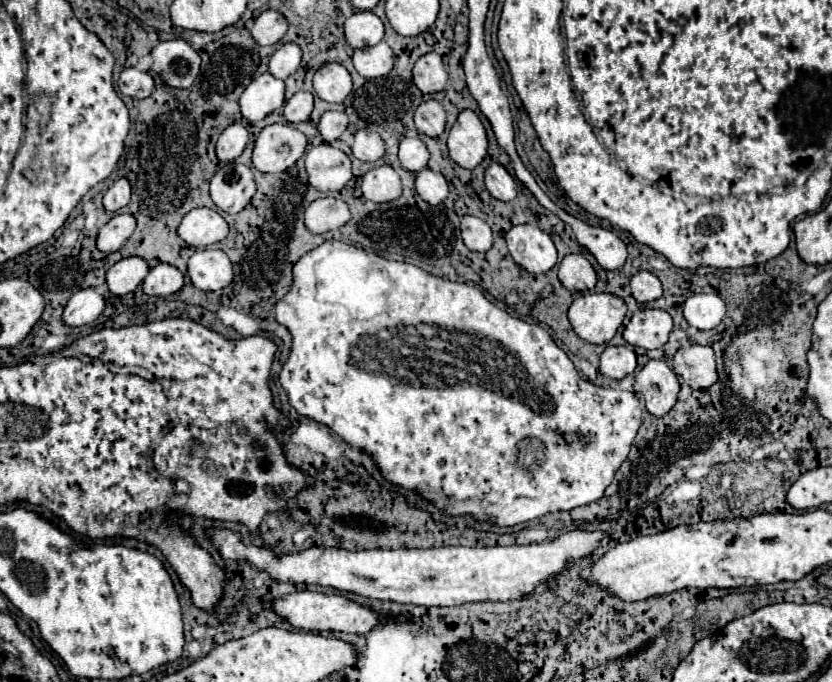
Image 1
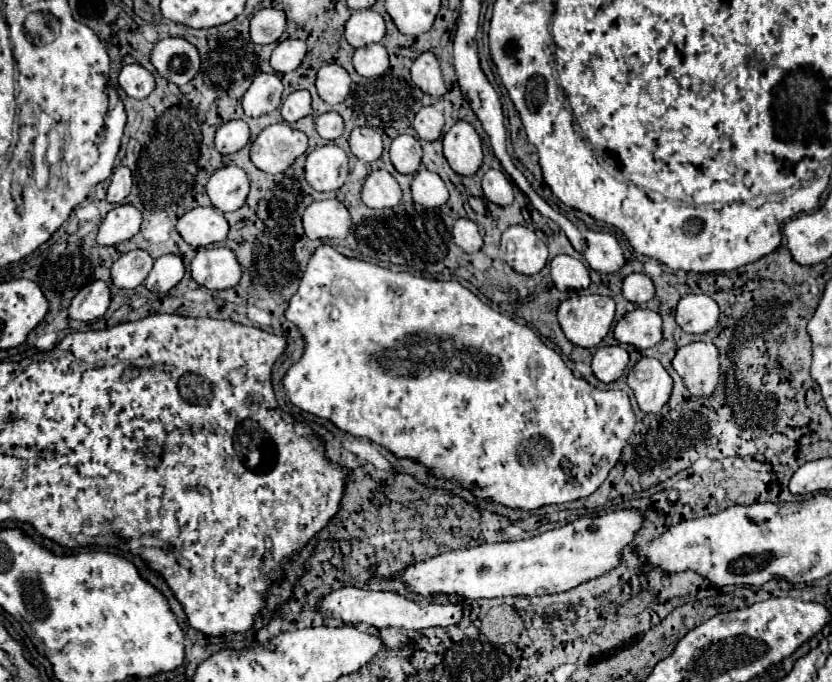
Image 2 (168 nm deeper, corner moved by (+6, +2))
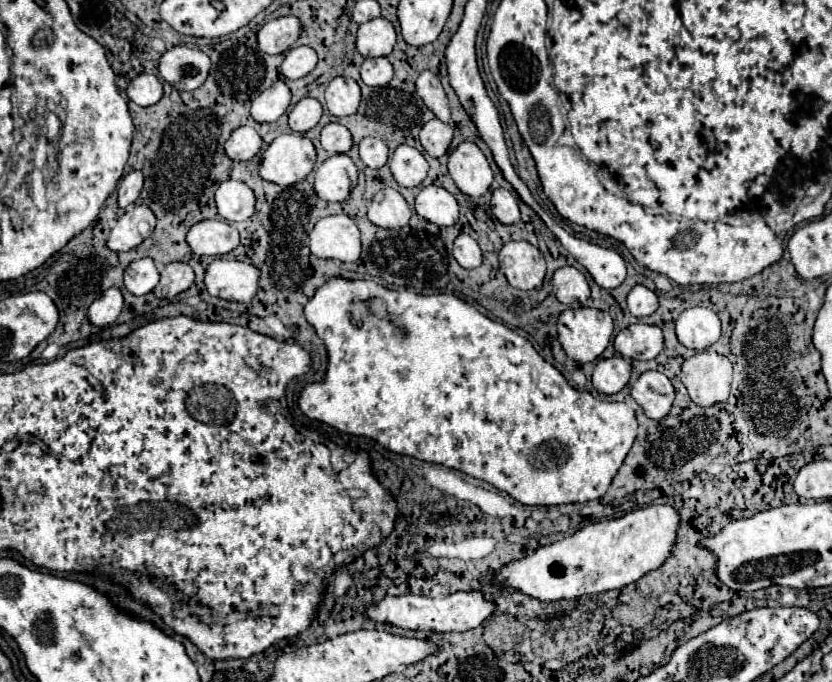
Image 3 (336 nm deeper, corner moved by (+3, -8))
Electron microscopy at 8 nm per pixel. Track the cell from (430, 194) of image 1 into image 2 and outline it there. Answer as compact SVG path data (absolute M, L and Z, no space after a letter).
M422 169L412 181L412 199L426 209L442 207L448 201L448 189L438 173Z

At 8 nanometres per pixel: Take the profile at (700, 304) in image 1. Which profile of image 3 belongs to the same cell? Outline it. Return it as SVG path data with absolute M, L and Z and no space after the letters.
M709 307L685 309L675 321L677 339L689 347L703 351L721 337L721 321L717 313Z

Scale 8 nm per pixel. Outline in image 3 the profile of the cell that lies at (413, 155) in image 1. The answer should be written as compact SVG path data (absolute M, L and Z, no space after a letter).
M399 145L391 157L391 173L399 187L417 187L423 183L429 171L429 163L425 157L409 145Z

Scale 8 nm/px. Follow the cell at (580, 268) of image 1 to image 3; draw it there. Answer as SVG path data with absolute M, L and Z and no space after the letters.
M575 267L557 269L551 283L553 283L555 297L565 305L585 303L589 299L589 283L585 275Z

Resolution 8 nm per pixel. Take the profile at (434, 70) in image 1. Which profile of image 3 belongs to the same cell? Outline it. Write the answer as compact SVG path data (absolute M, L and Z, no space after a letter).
M423 71L417 77L417 93L423 99L423 103L435 113L437 119L441 119L445 123L449 121L449 117L451 117L449 101L447 101L447 95L445 95L443 87L441 87L441 81L435 73Z

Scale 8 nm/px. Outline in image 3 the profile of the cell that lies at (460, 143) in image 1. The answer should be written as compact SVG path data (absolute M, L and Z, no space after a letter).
M473 141L459 143L449 155L449 175L461 193L471 197L481 197L493 181L493 171L483 155L483 151Z

